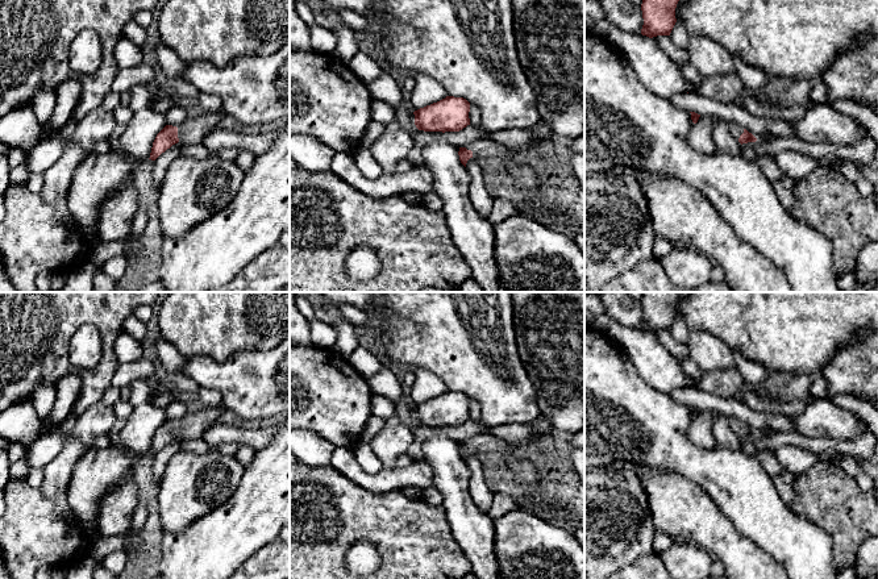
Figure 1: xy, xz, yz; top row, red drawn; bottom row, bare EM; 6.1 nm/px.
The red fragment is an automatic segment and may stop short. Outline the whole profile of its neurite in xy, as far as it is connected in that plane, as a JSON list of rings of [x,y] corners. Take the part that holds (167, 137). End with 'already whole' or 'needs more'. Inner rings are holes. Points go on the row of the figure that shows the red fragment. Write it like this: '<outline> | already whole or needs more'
[[[222,111],[209,112],[196,118],[187,118],[178,126],[166,125],[157,134],[149,159],[155,161],[162,153],[178,142],[182,145],[201,142],[208,133],[220,126],[224,116],[225,113]]] | needs more

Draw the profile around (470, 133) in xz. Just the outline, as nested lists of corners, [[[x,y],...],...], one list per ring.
[[[467,125],[459,132],[424,132],[415,128],[409,132],[411,138],[415,142],[415,147],[423,149],[426,143],[433,141],[448,141],[457,147],[465,147],[470,142],[477,139],[490,138],[487,130],[482,126]]]

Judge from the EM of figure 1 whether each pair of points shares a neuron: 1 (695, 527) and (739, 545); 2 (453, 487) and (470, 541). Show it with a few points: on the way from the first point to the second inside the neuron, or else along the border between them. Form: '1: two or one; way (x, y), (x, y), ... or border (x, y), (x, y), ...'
1: one; way (706, 527), (728, 545)
2: one; way (457, 500), (470, 528)

